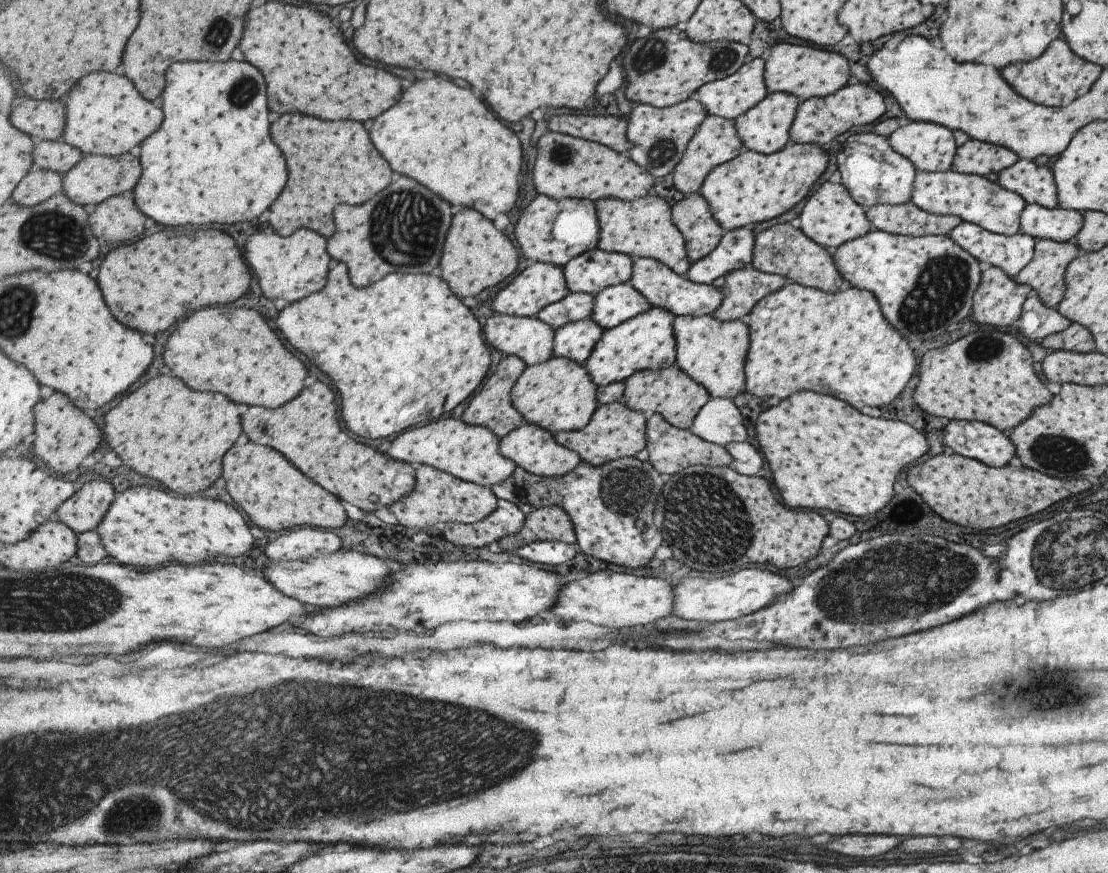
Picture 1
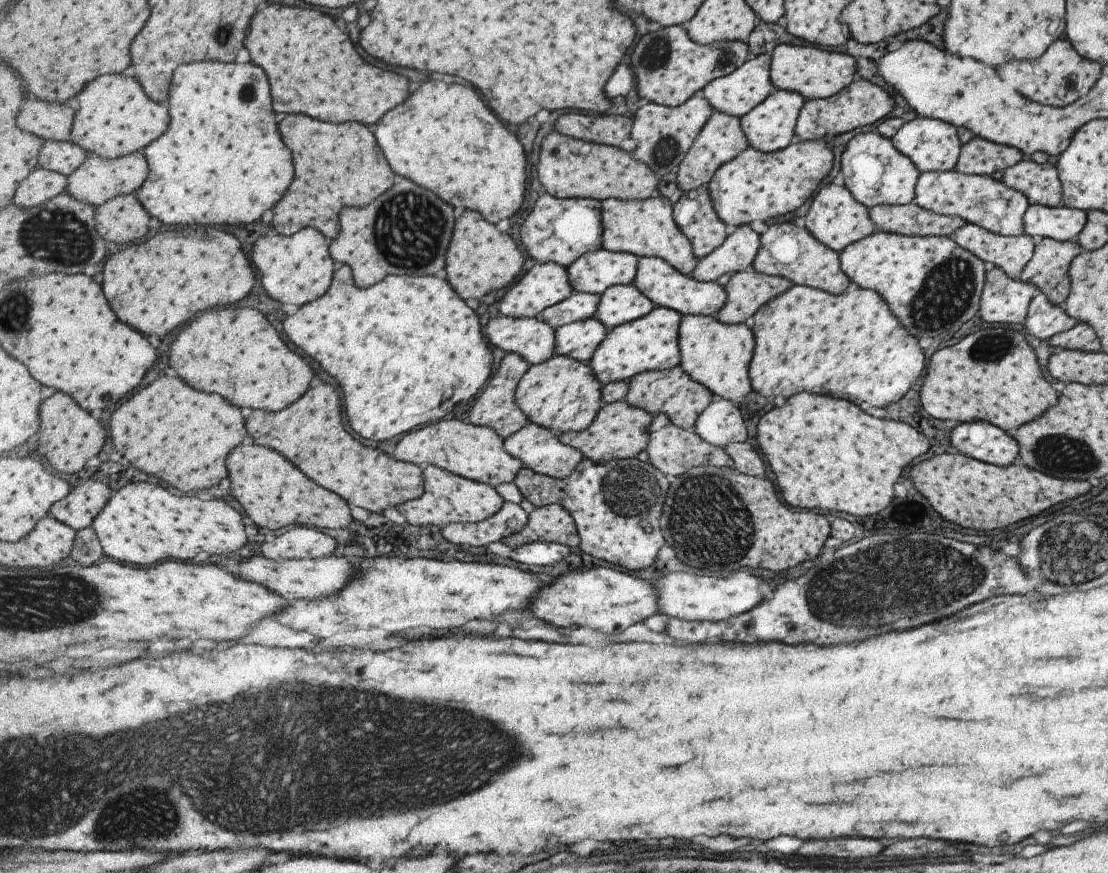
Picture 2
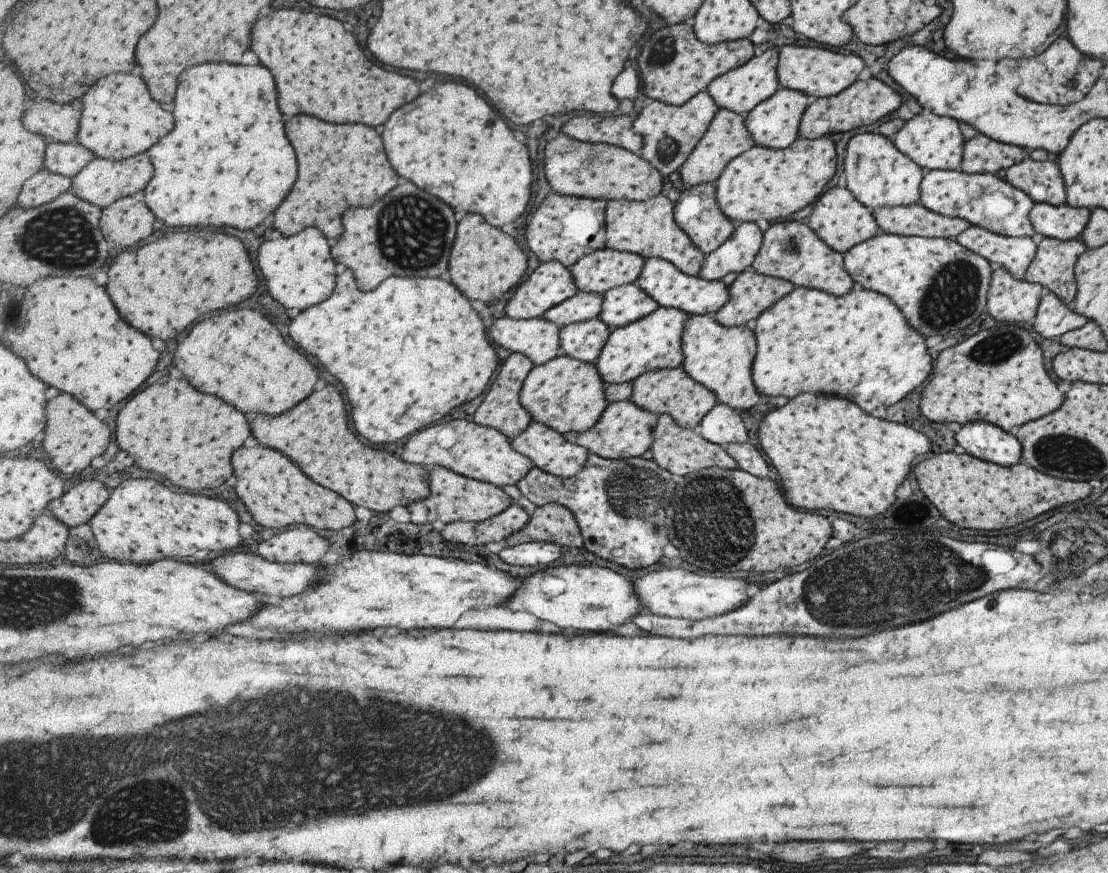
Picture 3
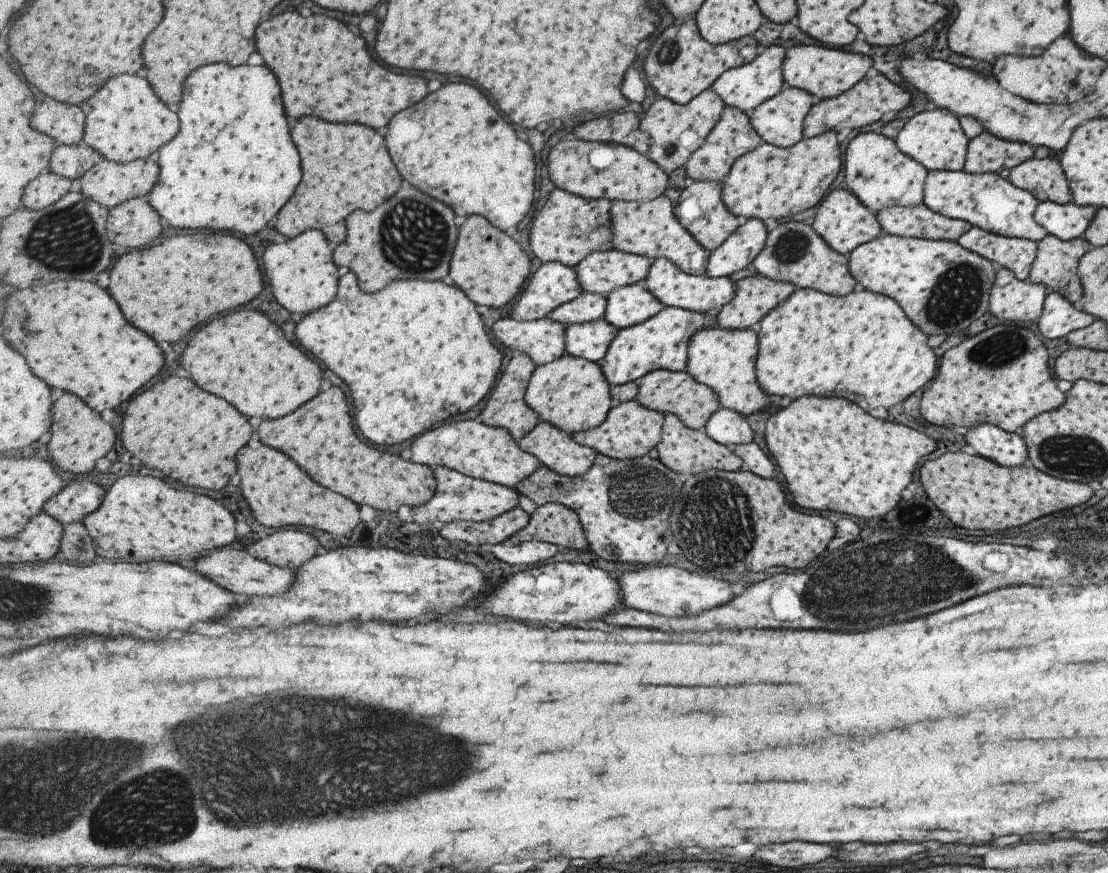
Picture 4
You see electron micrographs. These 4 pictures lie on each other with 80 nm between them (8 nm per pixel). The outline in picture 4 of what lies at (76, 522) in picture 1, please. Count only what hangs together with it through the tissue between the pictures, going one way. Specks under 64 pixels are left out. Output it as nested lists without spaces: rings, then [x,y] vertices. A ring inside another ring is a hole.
[[[89,480],[72,481],[69,486],[54,498],[51,498],[44,512],[59,520],[64,526],[81,522],[102,508],[108,490]]]

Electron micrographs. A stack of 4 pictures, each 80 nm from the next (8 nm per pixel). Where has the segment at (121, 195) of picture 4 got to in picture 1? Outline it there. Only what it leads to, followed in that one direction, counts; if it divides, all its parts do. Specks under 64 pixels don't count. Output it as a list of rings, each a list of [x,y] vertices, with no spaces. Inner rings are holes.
[[[125,154],[125,156],[100,156],[84,155],[83,160],[67,174],[63,175],[63,193],[71,198],[75,204],[86,207],[95,206],[105,200],[134,191],[133,188],[139,184],[143,174],[141,158],[135,154]]]

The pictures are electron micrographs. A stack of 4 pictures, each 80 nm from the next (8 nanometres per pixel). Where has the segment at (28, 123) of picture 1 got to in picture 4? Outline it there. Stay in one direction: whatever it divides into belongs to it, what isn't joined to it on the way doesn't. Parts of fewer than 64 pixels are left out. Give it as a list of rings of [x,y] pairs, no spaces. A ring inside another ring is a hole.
[[[41,102],[31,118],[31,126],[65,145],[80,145],[85,137],[86,114],[79,106],[63,102]]]

